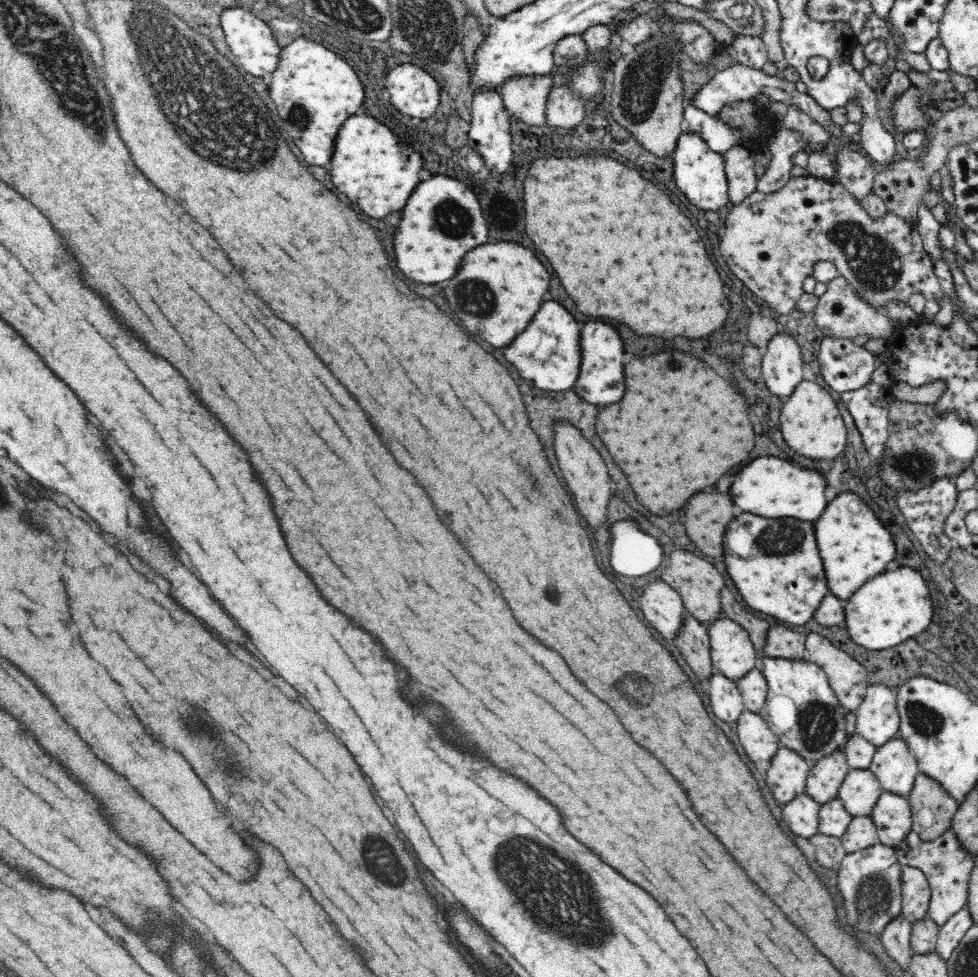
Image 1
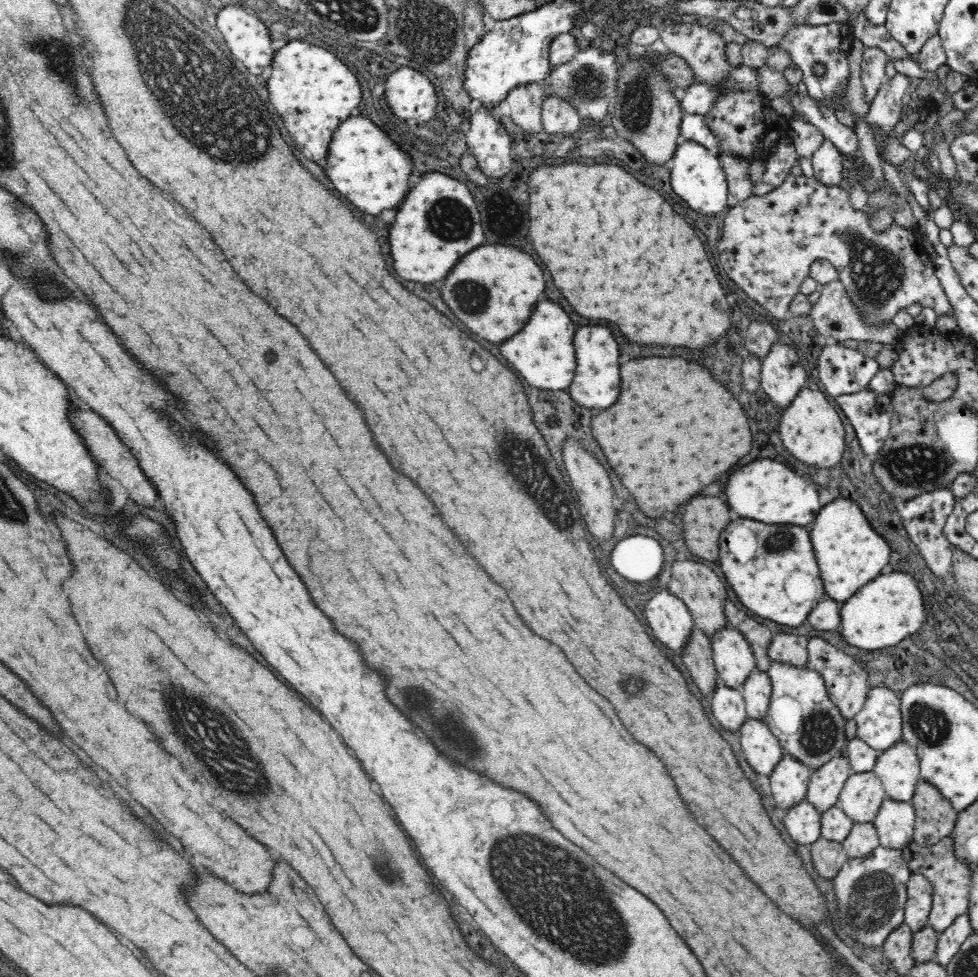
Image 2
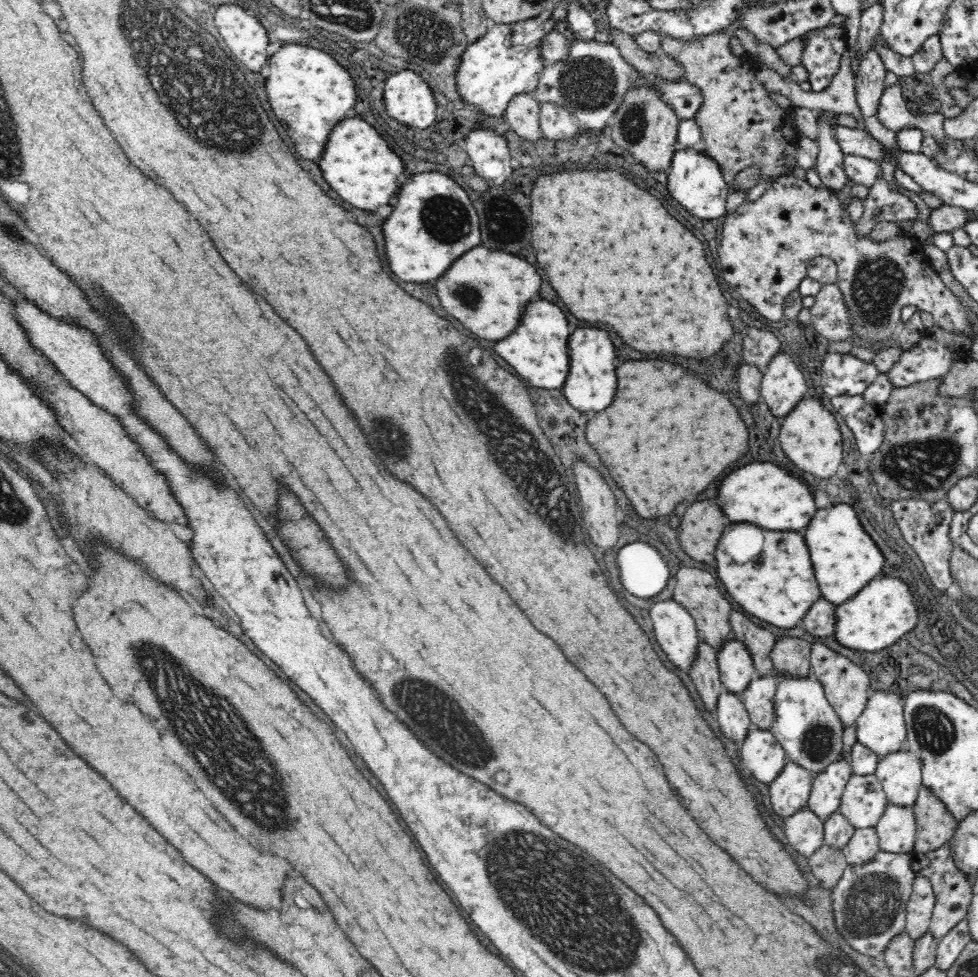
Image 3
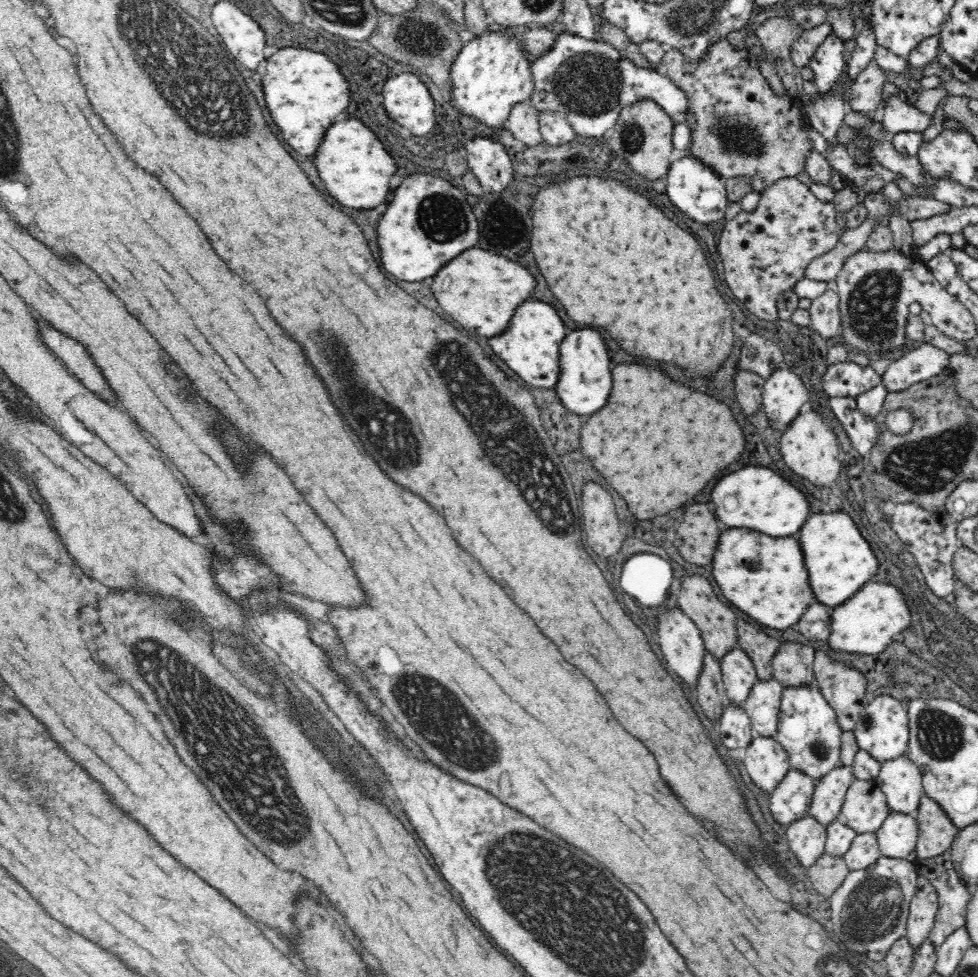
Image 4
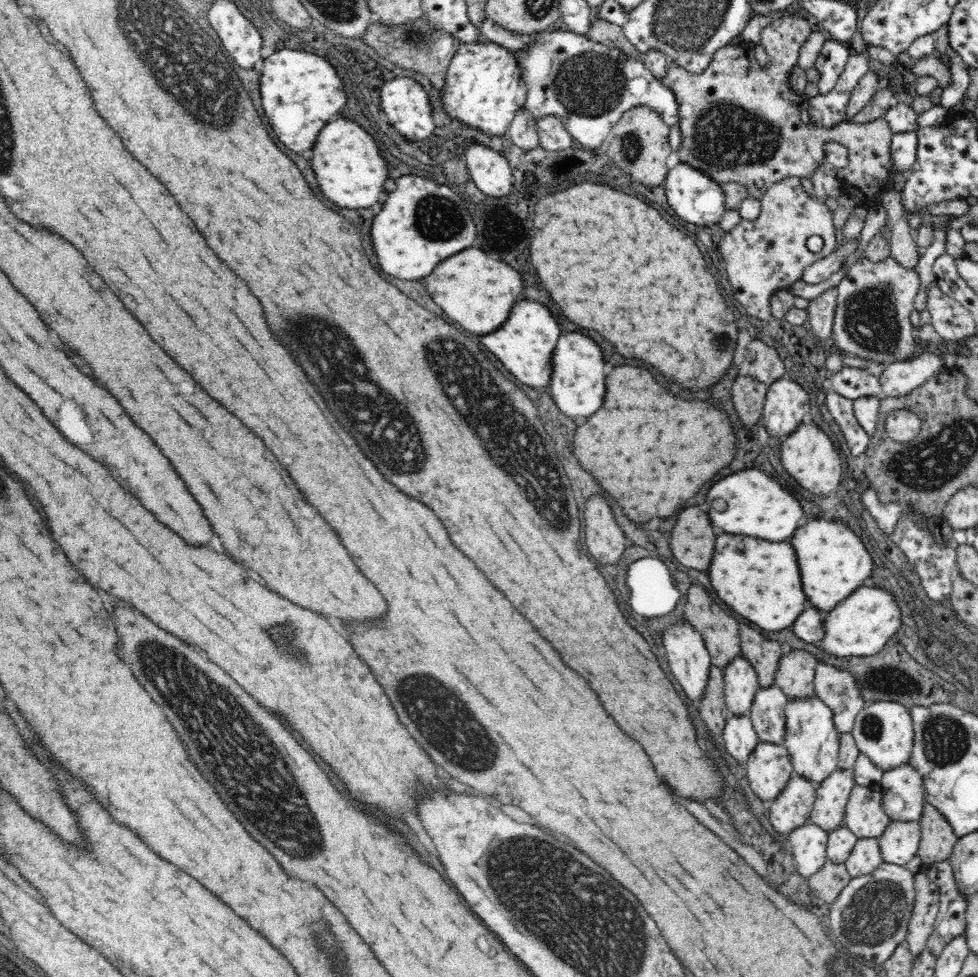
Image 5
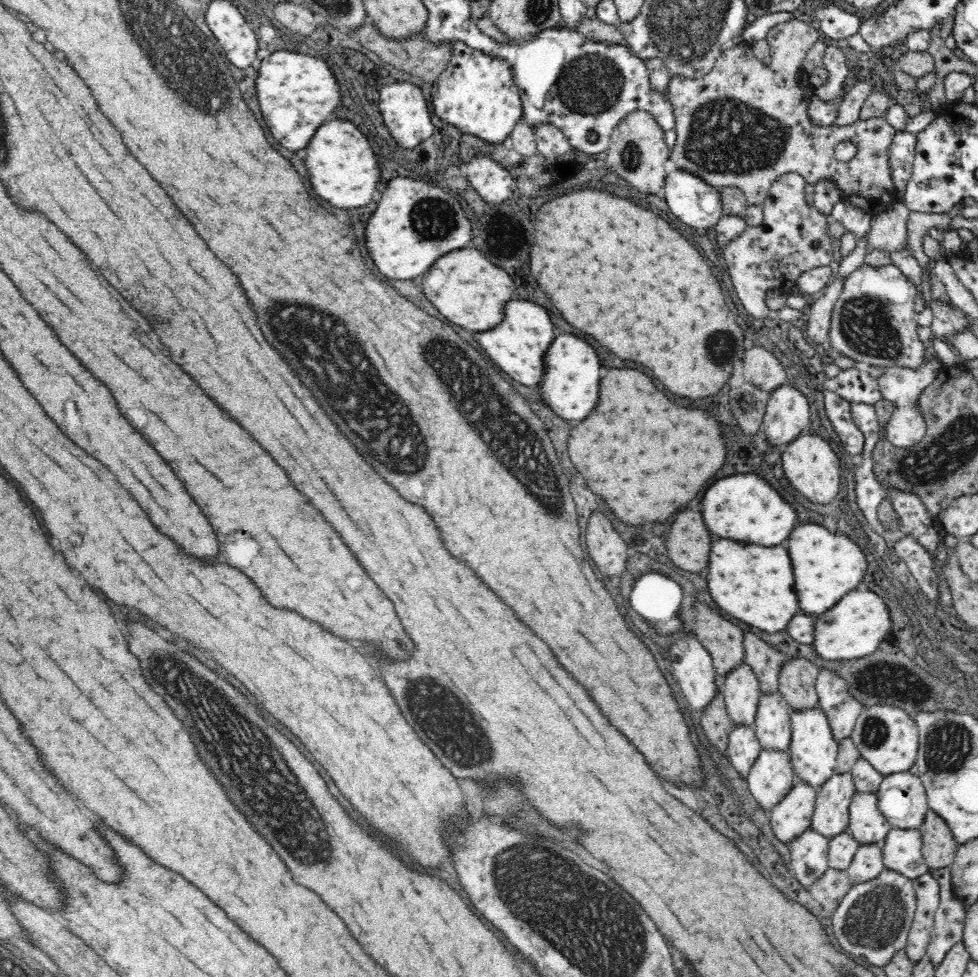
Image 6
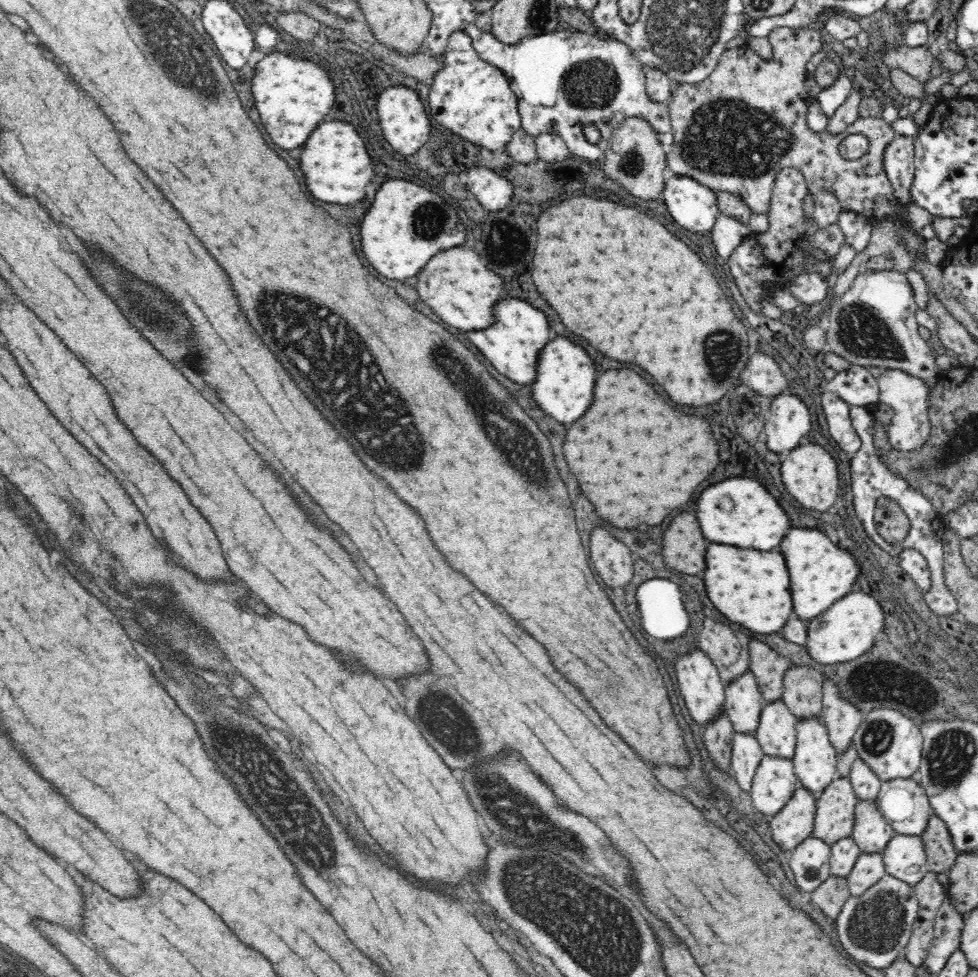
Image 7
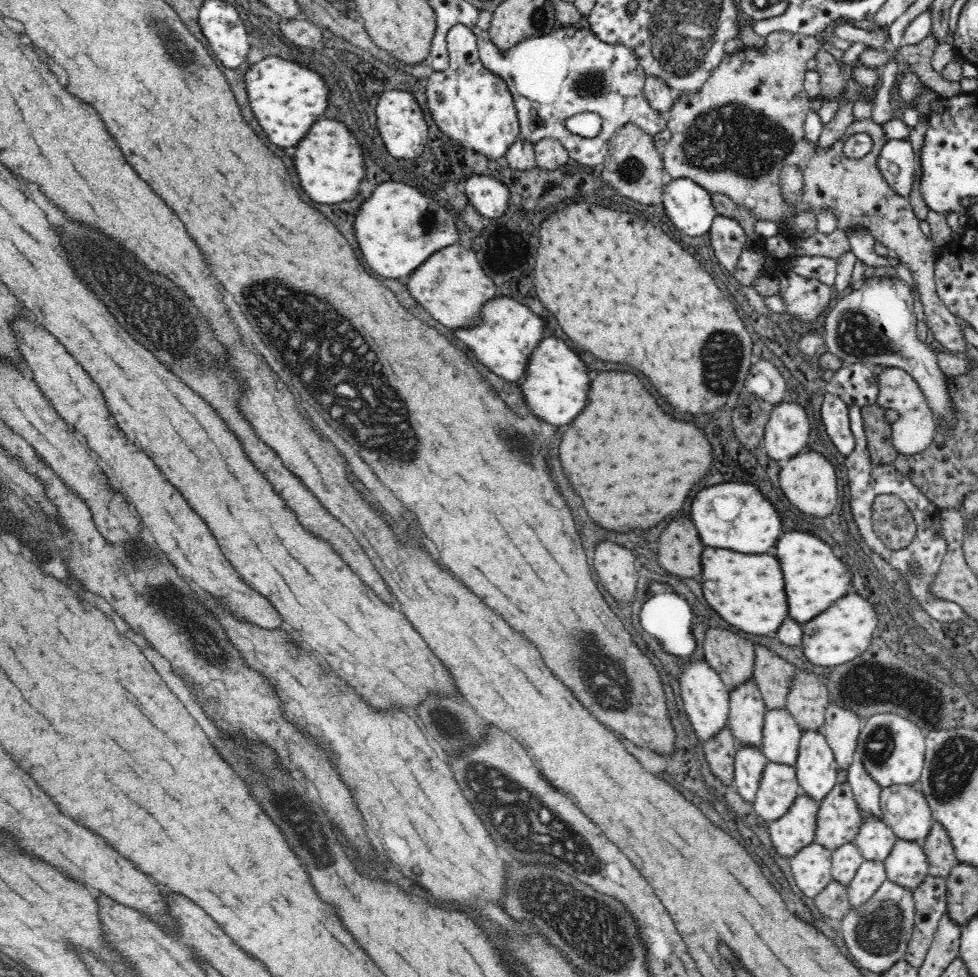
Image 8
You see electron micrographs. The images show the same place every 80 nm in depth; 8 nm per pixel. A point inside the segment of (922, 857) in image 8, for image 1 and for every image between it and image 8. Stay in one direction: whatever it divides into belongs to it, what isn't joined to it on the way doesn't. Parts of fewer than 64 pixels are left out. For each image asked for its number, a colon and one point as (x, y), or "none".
1: (892, 815)
2: (895, 822)
3: (896, 829)
4: (897, 837)
5: (899, 843)
6: (901, 849)
7: (904, 854)

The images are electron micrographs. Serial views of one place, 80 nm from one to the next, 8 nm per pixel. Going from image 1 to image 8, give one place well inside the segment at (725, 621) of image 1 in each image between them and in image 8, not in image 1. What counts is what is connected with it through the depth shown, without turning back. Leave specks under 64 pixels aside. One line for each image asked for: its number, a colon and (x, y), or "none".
2: (734, 659)
3: (736, 666)
4: (739, 675)
5: (740, 679)
6: (741, 693)
7: (744, 702)
8: (747, 712)

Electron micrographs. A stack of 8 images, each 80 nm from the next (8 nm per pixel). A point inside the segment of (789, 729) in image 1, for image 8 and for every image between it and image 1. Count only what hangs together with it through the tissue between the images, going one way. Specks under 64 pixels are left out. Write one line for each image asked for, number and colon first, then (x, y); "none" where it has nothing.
2: (809, 727)
3: (811, 733)
4: (808, 729)
5: (812, 741)
6: (813, 750)
7: (814, 762)
8: (816, 769)

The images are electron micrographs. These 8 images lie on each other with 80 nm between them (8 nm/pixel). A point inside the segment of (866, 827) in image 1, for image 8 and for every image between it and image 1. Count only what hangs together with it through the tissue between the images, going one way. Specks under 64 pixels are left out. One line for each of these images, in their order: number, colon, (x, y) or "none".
2: (863, 839)
3: (862, 848)
4: (864, 851)
5: (866, 856)
6: (868, 862)
7: (869, 870)
8: (870, 876)

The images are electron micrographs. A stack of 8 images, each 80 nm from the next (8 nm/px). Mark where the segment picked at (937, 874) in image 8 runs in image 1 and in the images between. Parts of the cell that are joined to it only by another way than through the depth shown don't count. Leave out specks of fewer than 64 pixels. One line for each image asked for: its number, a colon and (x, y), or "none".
1: (933, 809)
2: (935, 818)
3: (936, 826)
4: (937, 832)
5: (937, 841)
6: (939, 848)
7: (939, 848)

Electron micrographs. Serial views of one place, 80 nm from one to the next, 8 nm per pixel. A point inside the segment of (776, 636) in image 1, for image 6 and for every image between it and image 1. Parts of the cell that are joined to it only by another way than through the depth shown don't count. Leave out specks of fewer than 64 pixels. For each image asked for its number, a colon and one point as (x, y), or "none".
2: (785, 648)
3: (791, 656)
4: (793, 662)
5: (795, 676)
6: (797, 680)

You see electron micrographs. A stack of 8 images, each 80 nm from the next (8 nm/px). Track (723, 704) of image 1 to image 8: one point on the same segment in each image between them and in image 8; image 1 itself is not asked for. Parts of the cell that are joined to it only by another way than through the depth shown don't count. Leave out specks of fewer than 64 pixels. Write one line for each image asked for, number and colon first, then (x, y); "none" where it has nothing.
2: (728, 704)
3: (734, 721)
4: (735, 724)
5: (740, 737)
6: (743, 749)
7: (746, 755)
8: (750, 762)

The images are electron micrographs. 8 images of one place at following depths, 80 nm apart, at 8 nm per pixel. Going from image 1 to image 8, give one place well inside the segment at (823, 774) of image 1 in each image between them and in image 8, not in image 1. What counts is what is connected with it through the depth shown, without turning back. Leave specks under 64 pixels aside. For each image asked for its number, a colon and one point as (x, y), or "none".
2: (824, 787)
3: (825, 798)
4: (829, 795)
5: (832, 794)
6: (830, 817)
7: (835, 818)
8: (839, 819)

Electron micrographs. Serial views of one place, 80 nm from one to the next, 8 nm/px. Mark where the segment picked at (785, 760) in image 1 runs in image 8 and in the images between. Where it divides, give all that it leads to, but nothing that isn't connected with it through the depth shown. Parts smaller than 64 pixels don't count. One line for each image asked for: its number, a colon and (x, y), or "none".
2: (788, 782)
3: (789, 793)
4: (790, 801)
5: (789, 811)
6: (789, 819)
7: (795, 822)
8: (789, 835)

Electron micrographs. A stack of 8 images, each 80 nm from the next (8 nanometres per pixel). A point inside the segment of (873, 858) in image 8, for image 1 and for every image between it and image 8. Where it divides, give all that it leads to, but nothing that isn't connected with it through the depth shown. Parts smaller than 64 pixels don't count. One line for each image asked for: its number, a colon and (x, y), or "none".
1: (859, 792)
2: (862, 794)
3: (863, 802)
4: (864, 810)
5: (864, 815)
6: (867, 825)
7: (871, 833)

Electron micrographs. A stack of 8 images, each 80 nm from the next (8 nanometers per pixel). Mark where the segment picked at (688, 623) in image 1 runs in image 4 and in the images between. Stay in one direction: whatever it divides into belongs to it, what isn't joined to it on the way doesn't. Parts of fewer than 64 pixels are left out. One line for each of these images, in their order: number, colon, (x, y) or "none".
2: (698, 658)
3: (704, 672)
4: (712, 698)

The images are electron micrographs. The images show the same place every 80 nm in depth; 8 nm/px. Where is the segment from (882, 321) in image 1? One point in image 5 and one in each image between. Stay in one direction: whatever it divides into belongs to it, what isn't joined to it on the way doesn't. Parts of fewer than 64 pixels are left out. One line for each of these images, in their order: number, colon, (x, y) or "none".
2: (833, 315)
3: (829, 316)
4: (824, 314)
5: (820, 312)

